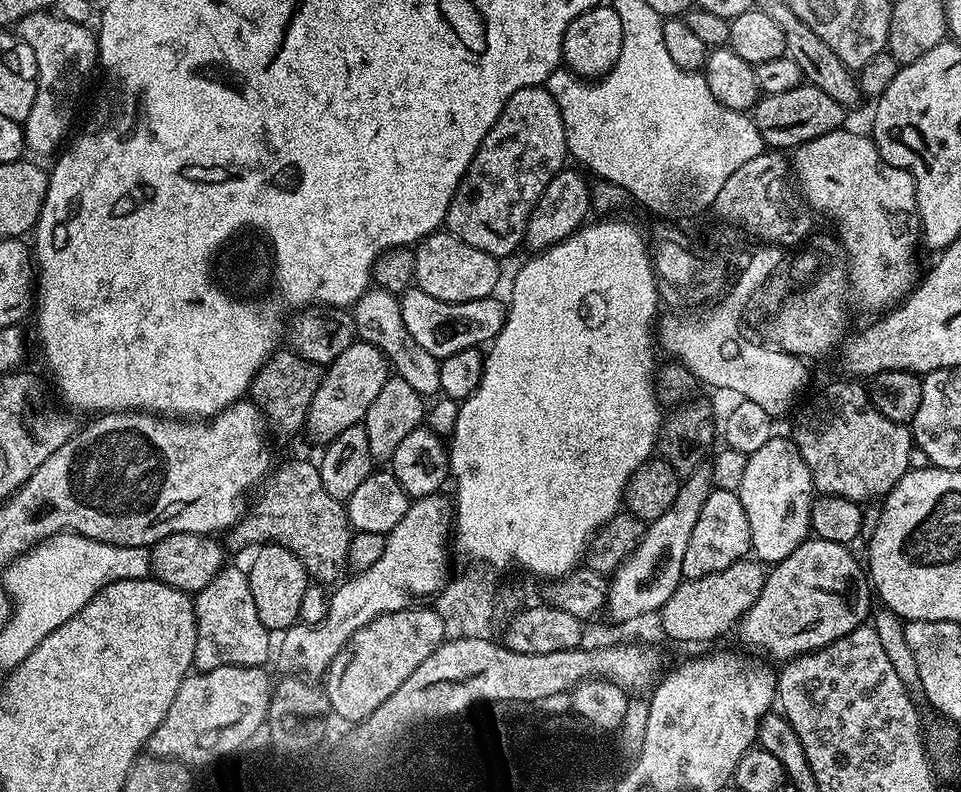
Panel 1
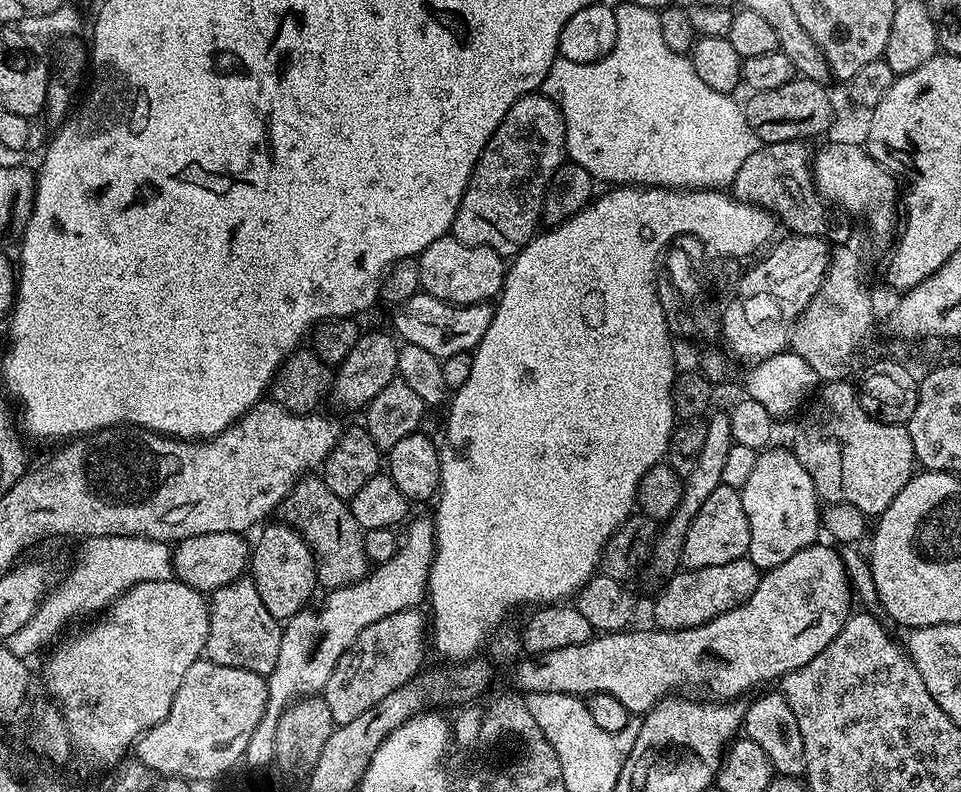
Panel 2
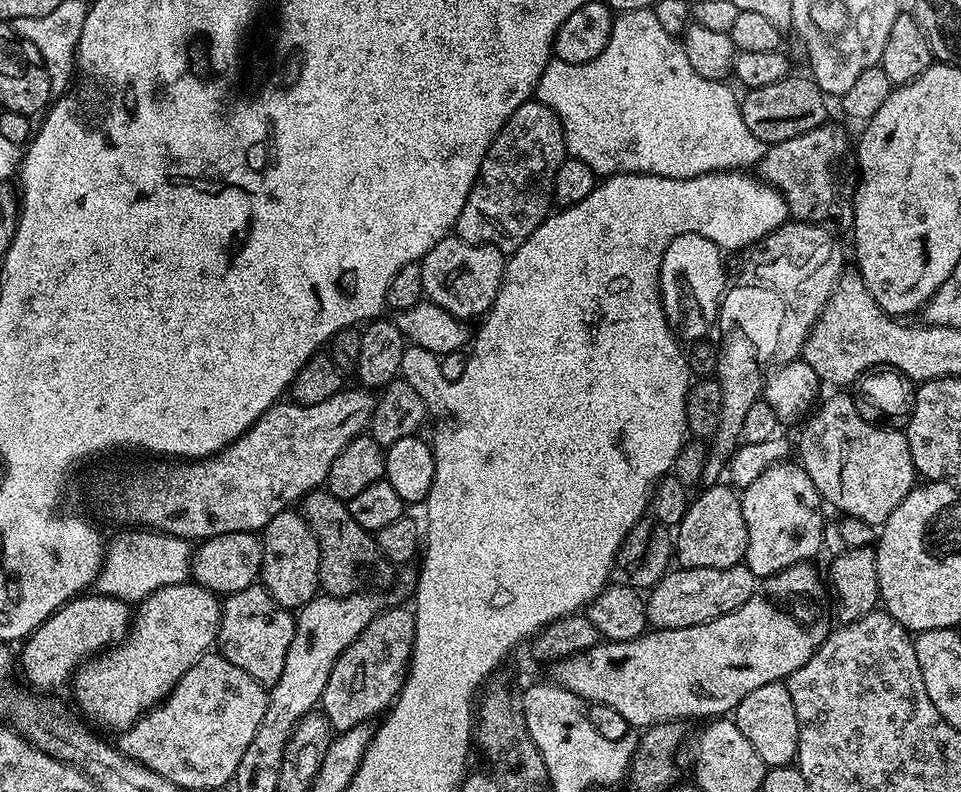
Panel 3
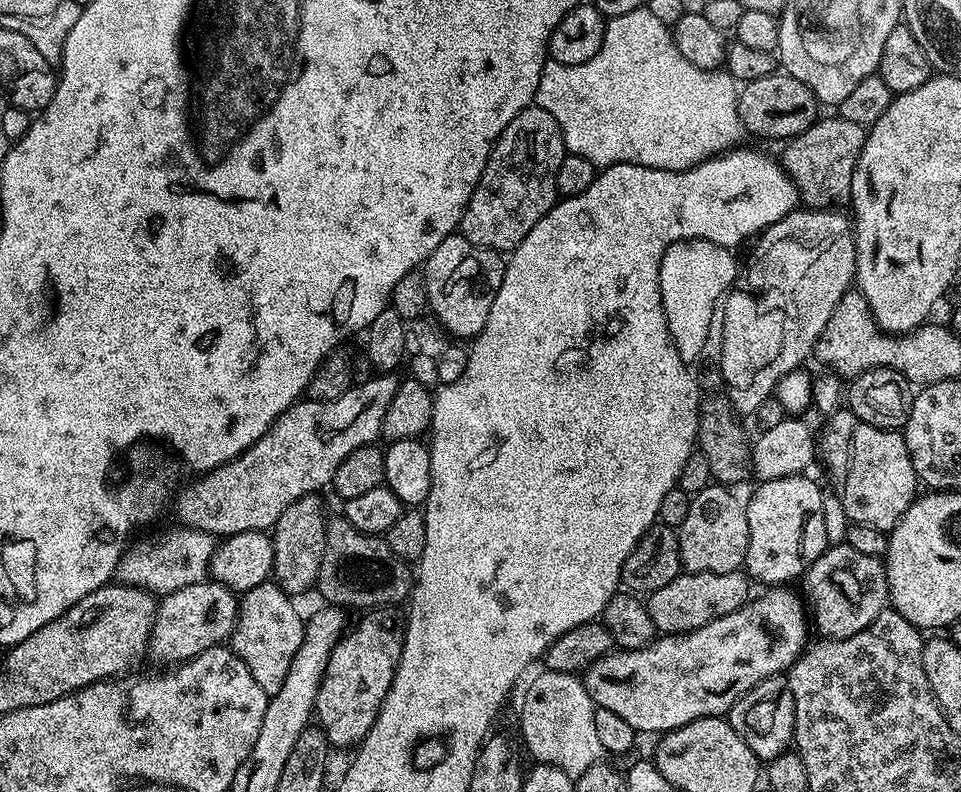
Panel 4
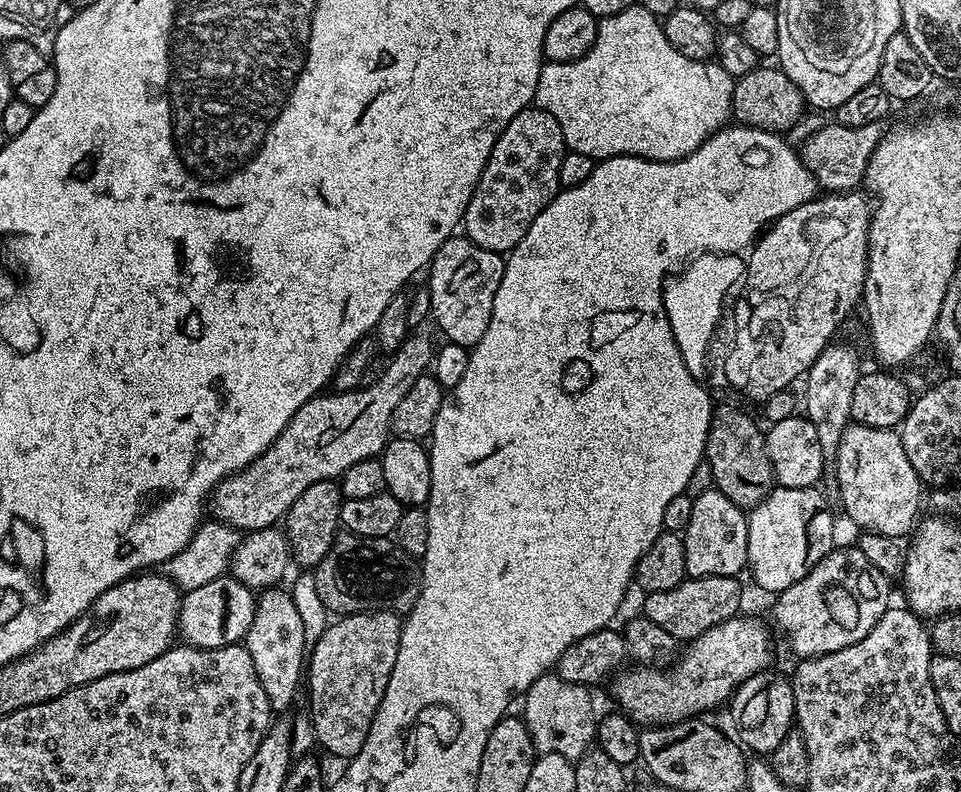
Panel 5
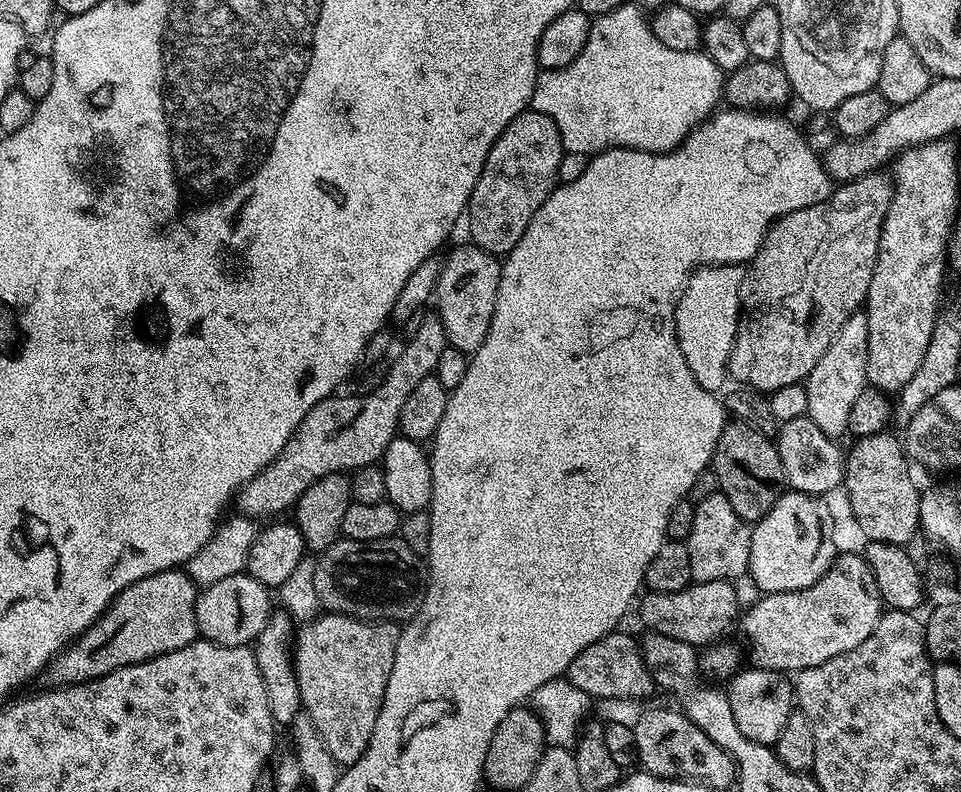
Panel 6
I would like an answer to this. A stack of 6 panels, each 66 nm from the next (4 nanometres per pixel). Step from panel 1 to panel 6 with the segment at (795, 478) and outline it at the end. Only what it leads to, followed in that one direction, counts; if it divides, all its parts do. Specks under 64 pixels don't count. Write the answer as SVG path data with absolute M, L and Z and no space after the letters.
M785 491L763 518L755 521L750 542L748 576L761 593L797 592L814 586L838 553L831 537L830 513L821 497Z

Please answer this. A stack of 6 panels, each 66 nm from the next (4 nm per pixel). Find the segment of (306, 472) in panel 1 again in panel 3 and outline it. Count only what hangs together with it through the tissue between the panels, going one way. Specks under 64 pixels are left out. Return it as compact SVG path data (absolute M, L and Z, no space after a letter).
M327 490L309 492L302 501L302 515L318 538L320 586L327 595L354 596L375 580L380 584L391 582L393 565L380 555L373 533L354 522L345 501L334 498Z

